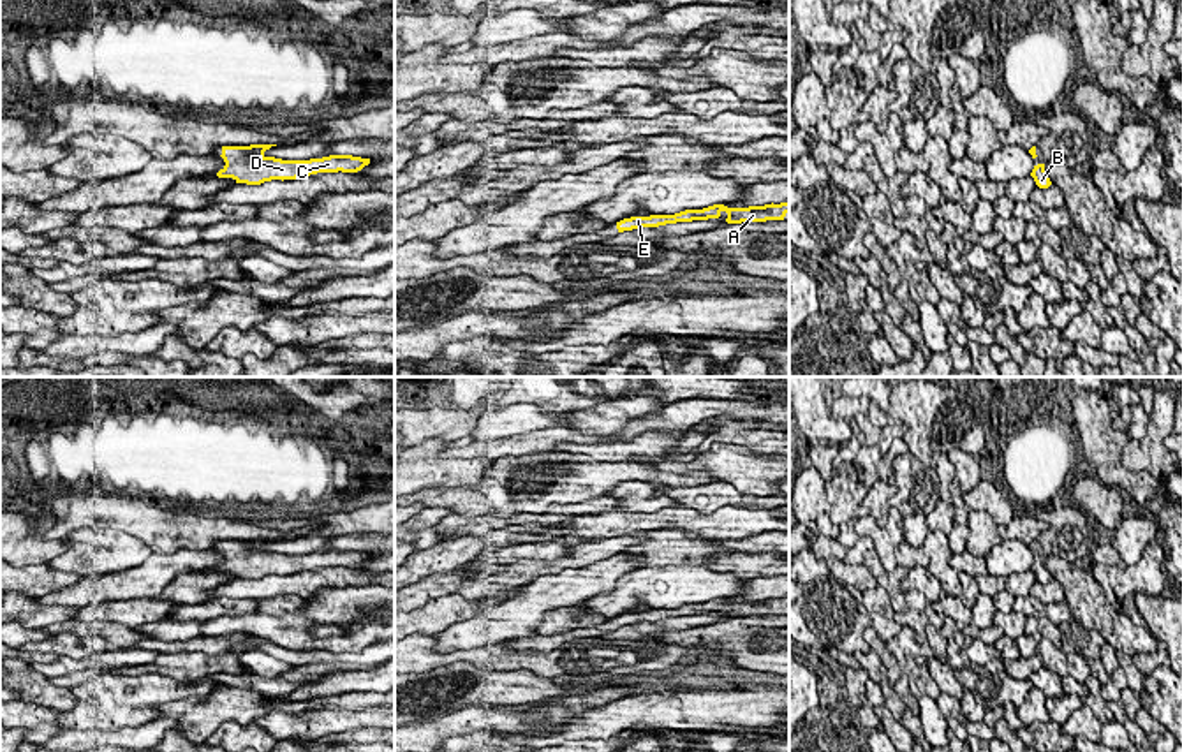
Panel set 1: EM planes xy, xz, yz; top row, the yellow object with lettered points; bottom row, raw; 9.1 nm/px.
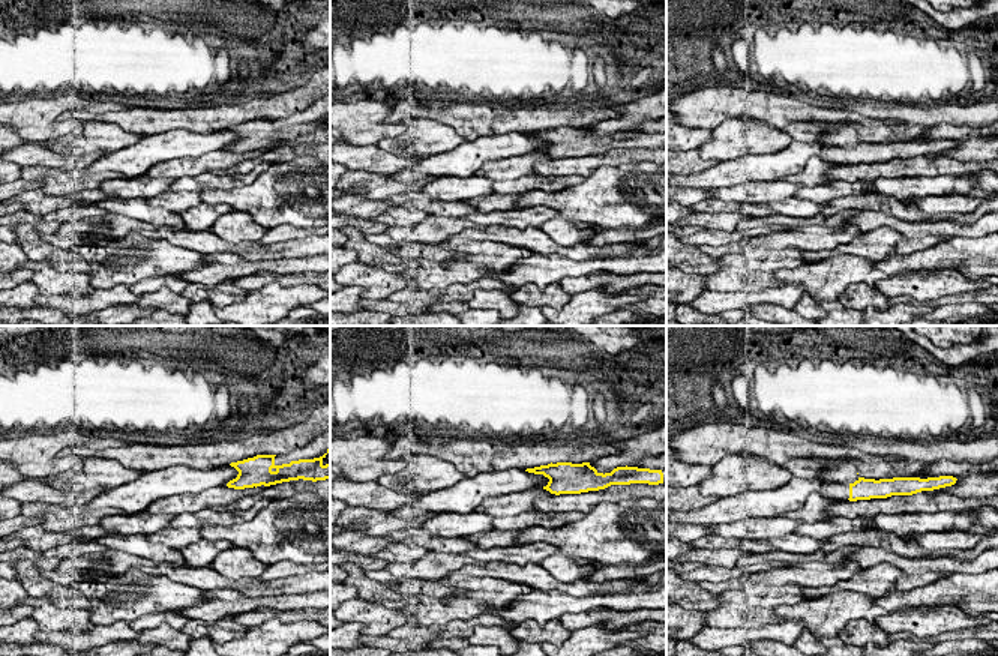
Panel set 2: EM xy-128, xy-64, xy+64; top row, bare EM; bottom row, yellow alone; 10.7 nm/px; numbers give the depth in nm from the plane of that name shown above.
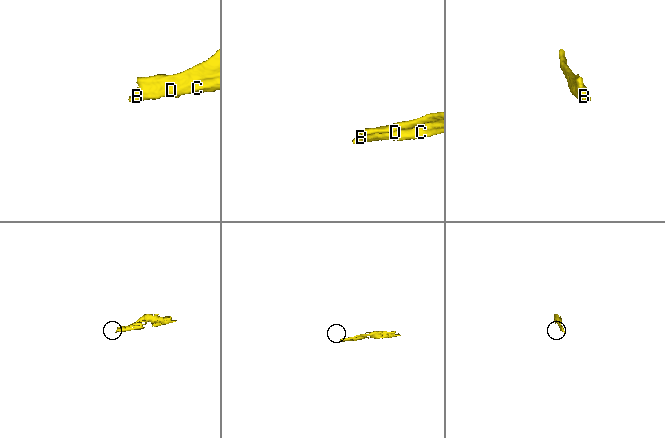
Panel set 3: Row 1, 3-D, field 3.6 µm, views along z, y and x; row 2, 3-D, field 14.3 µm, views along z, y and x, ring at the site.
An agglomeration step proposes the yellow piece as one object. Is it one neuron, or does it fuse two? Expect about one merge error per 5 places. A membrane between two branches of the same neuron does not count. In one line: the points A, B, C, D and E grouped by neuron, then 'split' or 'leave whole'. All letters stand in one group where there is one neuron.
groups A B C D E; leave whole

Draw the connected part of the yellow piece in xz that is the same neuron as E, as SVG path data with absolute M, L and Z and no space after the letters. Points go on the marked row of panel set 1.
M772 203L765 206L749 208L728 208L724 204L713 204L703 210L685 210L675 215L631 217L617 222L617 229L618 232L624 232L639 227L659 227L676 222L708 220L719 218L722 211L728 213L728 224L784 220L784 217L789 213L789 203Z

